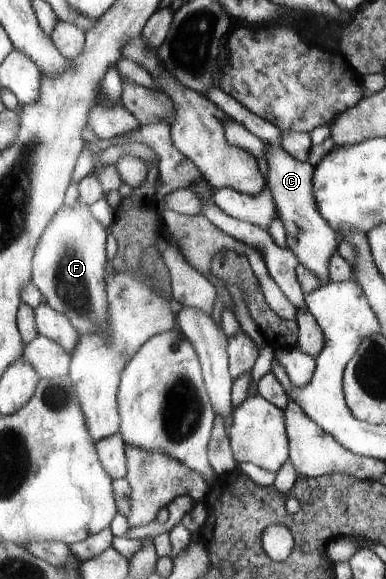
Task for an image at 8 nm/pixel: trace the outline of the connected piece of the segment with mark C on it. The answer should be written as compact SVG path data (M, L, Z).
M281 145L266 146L264 154L268 162L266 186L276 204L277 216L286 232L286 246L311 272L320 278L320 286L329 282L328 262L339 248L339 236L321 216L312 189L314 167L307 161L294 159Z

